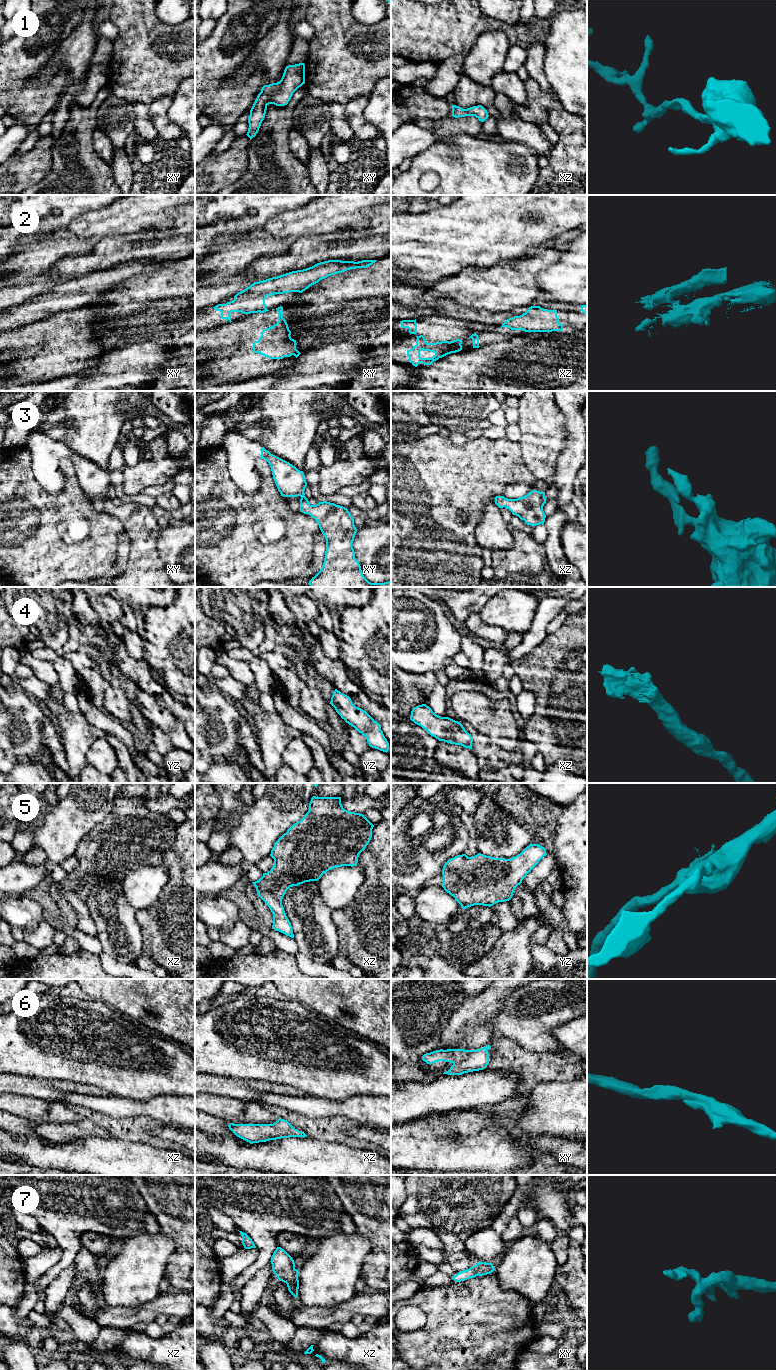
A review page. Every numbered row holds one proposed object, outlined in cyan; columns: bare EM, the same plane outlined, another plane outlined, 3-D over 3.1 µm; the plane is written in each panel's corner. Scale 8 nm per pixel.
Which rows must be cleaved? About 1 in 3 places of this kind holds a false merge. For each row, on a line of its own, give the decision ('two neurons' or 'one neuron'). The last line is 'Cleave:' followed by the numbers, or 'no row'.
1: one neuron
2: two neurons
3: one neuron
4: one neuron
5: one neuron
6: one neuron
7: one neuron
Cleave: 2

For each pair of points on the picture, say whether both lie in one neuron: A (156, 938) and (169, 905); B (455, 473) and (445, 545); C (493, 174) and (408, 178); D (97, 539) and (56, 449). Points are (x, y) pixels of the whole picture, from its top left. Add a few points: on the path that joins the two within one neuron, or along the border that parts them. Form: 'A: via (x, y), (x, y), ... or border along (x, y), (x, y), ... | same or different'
A: via (164, 930), (169, 925), (169, 913) | same
B: via (452, 491), (452, 505), (449, 508), (449, 527) | same
C: via (472, 172), (466, 166), (429, 165) | same
D: border along (63, 458), (60, 461) | different

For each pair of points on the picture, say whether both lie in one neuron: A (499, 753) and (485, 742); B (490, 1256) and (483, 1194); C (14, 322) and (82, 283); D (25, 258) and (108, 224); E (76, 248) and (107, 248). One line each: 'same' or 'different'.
A: same
B: different
C: same
D: same
E: different

